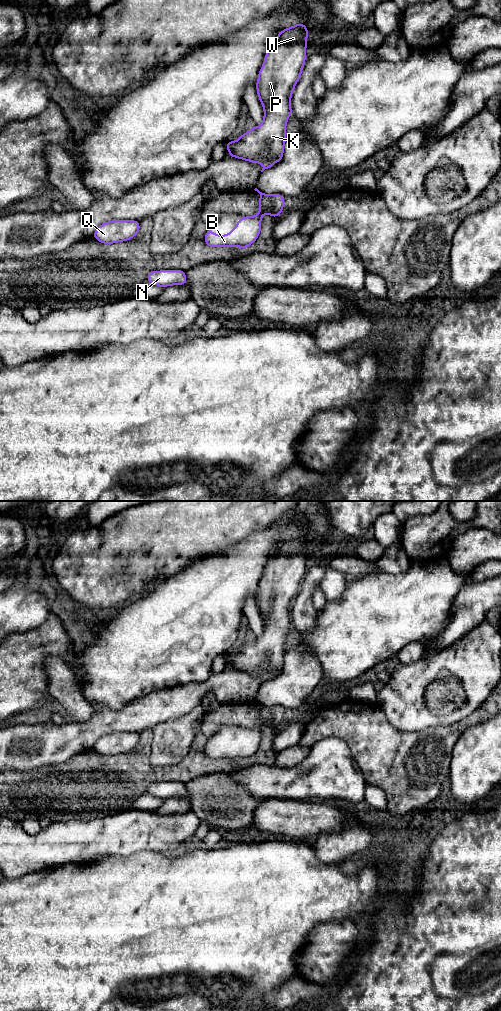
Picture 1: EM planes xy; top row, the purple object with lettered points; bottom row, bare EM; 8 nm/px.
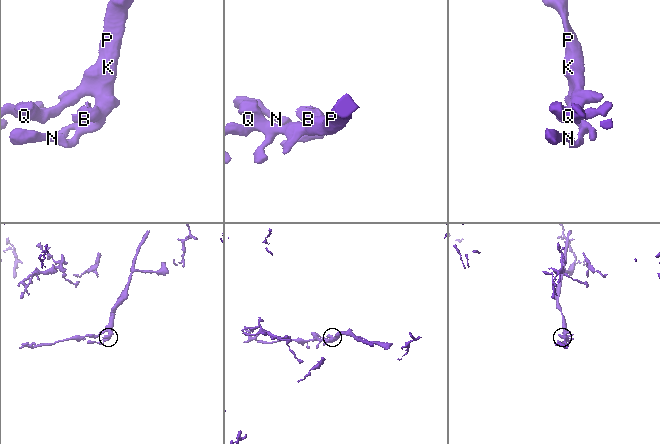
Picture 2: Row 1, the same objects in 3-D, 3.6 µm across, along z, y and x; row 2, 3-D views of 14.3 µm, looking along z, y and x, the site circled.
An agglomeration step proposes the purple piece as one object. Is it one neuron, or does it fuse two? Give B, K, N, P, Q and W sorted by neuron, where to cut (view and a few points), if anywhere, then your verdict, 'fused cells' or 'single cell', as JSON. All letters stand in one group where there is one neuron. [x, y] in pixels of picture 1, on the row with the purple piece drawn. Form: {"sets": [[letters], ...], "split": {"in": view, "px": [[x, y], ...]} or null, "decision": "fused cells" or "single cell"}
{"sets": [["B", "K", "N", "P", "Q", "W"]], "split": null, "decision": "single cell"}

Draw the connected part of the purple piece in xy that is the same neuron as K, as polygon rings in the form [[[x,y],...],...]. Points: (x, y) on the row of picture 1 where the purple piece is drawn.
[[[299,23],[299,24],[296,24],[292,27],[288,27],[287,29],[284,29],[283,31],[279,32],[277,34],[277,40],[269,44],[267,51],[266,51],[263,65],[262,65],[262,67],[259,71],[259,74],[258,74],[258,80],[256,82],[256,89],[257,89],[258,98],[259,98],[259,100],[263,106],[263,109],[264,109],[263,121],[259,127],[251,127],[250,130],[248,132],[242,134],[238,140],[232,141],[232,142],[228,141],[226,143],[226,148],[229,152],[229,156],[232,156],[232,157],[238,158],[238,159],[242,159],[242,160],[246,160],[246,161],[249,161],[252,163],[260,163],[263,166],[261,172],[263,172],[265,169],[268,169],[268,168],[275,166],[274,163],[276,161],[278,161],[280,163],[282,158],[283,158],[284,145],[285,145],[285,142],[287,140],[287,138],[286,138],[286,125],[287,125],[288,118],[292,115],[292,109],[291,109],[292,92],[295,89],[296,83],[300,80],[300,77],[302,74],[302,69],[303,69],[304,63],[306,61],[306,47],[307,47],[307,36],[308,36],[308,34],[309,34],[309,31],[308,31],[307,27],[303,23]]]

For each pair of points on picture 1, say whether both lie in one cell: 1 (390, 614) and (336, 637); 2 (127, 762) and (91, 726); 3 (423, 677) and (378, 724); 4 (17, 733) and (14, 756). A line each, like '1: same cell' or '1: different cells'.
1: same cell
2: different cells
3: different cells
4: same cell

